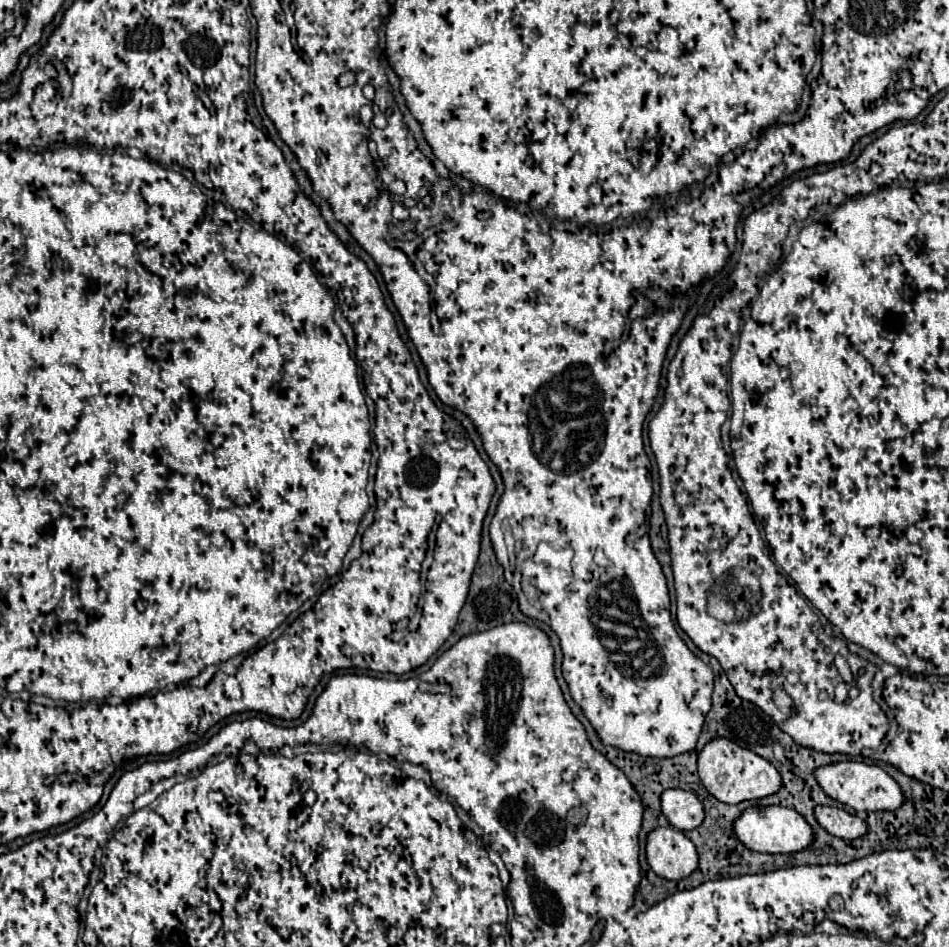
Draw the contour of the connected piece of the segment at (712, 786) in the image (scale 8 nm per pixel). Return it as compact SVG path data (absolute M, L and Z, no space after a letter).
M714 739L698 753L698 775L706 791L722 803L738 805L740 801L756 801L770 797L782 789L780 773L760 755L738 747L728 739Z

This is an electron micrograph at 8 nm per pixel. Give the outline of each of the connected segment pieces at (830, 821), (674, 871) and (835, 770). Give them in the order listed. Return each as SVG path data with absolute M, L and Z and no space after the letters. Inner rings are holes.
M816 807L814 811L818 823L834 837L852 841L868 833L868 823L838 807Z
M660 827L648 835L646 859L652 871L664 879L686 879L698 867L694 843L674 827Z
M844 761L844 763L832 763L826 767L818 767L814 775L828 797L844 803L846 807L854 811L896 811L906 801L900 785L884 769L876 765Z

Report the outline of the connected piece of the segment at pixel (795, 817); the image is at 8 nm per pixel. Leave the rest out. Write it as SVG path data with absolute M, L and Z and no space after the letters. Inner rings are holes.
M750 807L734 823L736 837L752 851L758 853L800 853L814 843L814 831L806 819L786 807Z

